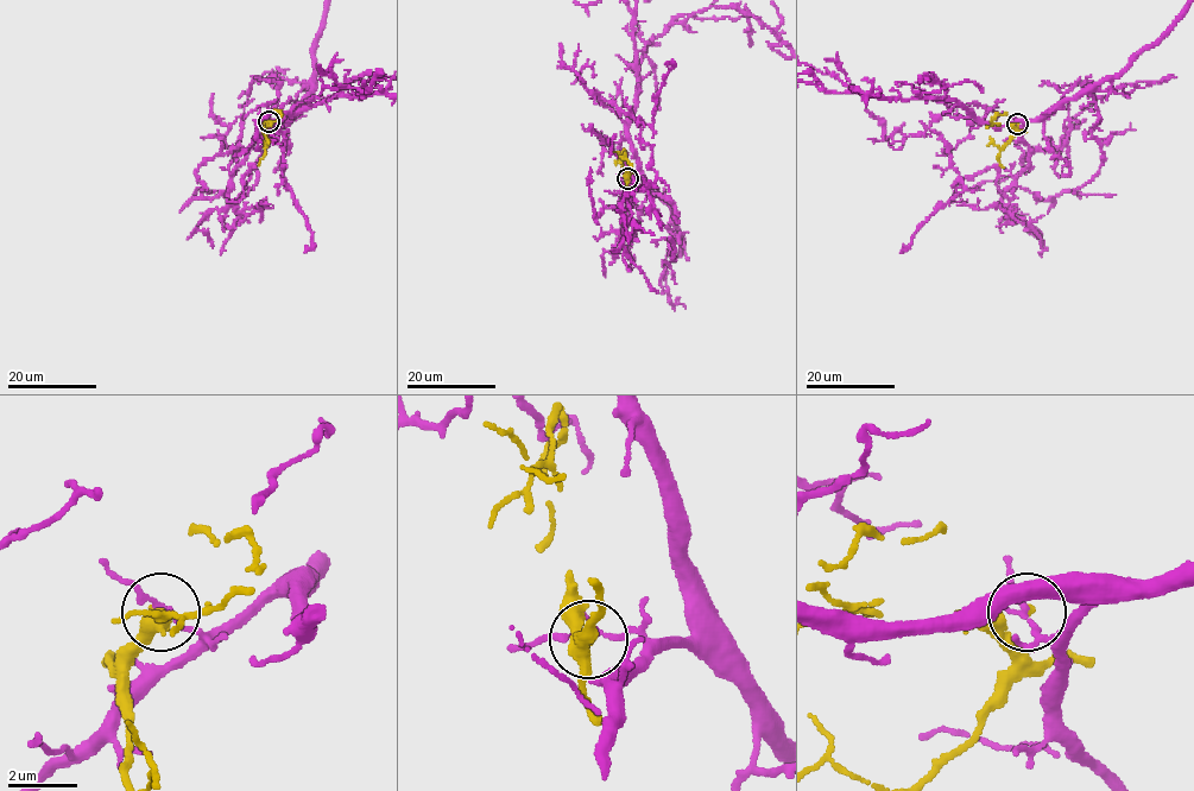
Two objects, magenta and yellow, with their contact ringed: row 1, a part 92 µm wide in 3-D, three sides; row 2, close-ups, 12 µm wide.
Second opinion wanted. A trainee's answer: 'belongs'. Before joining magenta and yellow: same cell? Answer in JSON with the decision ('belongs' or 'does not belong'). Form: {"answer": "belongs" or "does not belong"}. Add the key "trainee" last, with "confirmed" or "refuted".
{"answer": "does not belong", "trainee": "refuted"}

